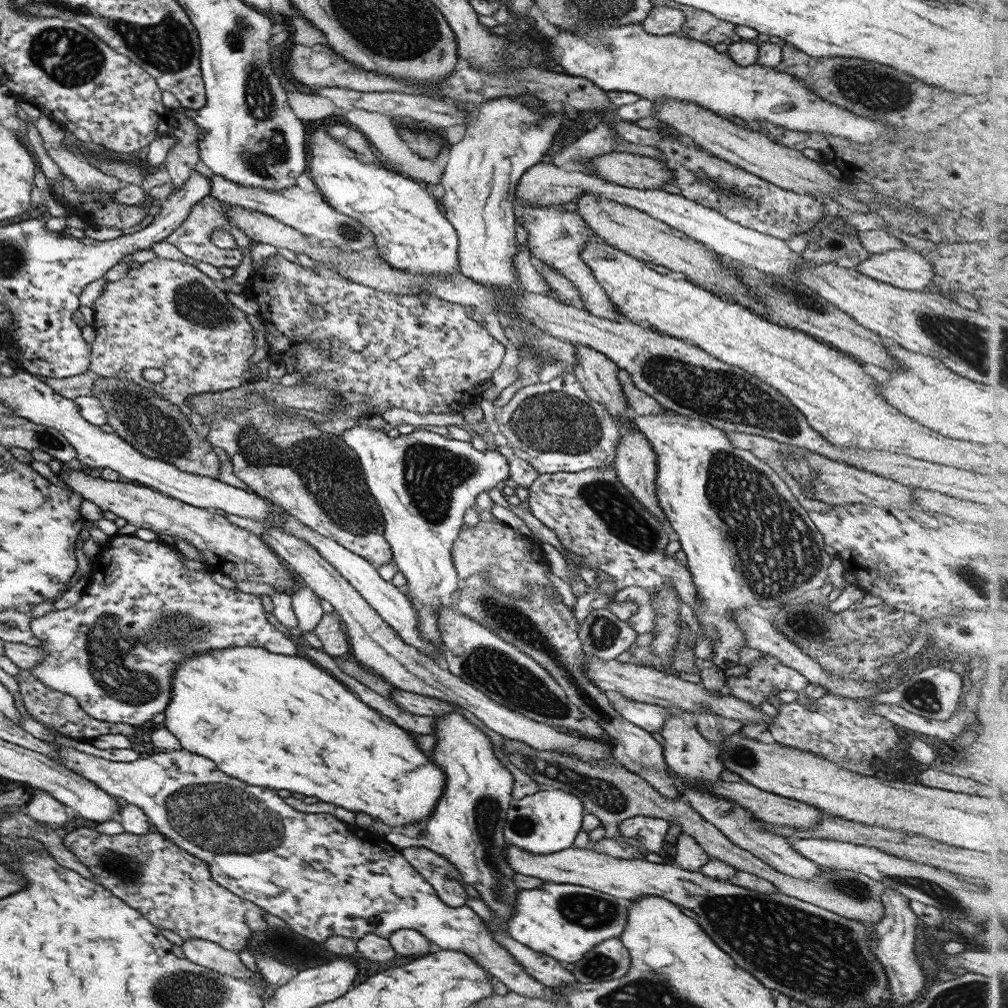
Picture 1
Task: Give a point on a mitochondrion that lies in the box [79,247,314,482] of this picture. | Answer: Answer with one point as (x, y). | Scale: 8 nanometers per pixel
(147, 424)

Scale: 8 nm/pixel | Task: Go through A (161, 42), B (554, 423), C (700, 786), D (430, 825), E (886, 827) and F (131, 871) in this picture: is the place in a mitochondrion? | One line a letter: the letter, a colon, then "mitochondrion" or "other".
A: mitochondrion
B: mitochondrion
C: other
D: other
E: other
F: mitochondrion

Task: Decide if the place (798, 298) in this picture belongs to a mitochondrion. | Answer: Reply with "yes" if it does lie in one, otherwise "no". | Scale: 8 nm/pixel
yes

